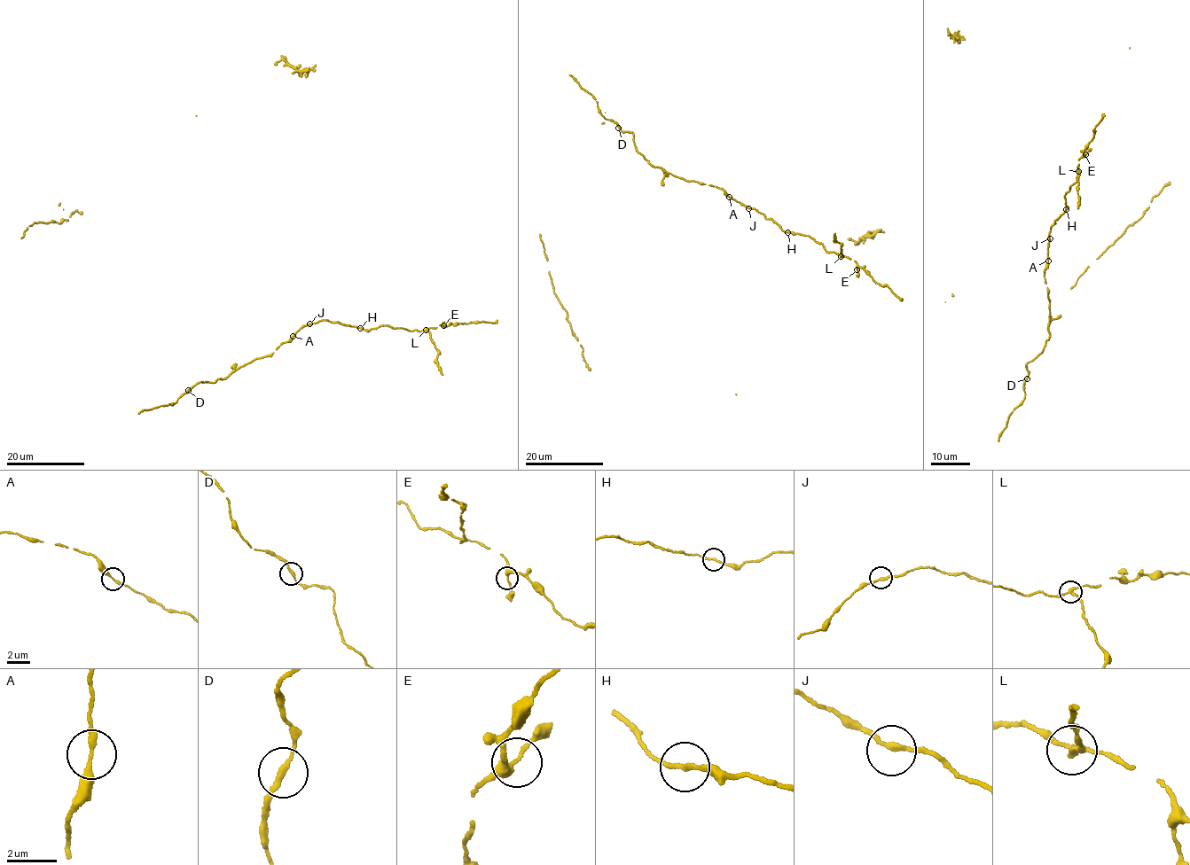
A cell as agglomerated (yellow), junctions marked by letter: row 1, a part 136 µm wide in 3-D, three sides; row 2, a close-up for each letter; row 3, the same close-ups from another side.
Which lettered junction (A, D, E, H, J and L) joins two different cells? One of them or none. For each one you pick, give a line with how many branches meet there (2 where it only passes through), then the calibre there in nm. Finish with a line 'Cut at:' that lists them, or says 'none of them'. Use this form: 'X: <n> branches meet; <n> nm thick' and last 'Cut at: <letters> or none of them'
L: 3 branches meet; 190 nm thick
Cut at: L

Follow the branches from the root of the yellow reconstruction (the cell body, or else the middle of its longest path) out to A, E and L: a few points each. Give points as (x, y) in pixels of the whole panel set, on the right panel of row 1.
A: (1050, 303), (1044, 276), (1048, 261)
E: (1050, 303), (1044, 276), (1048, 234), (1052, 224), (1065, 211), (1064, 195), (1077, 180), (1078, 160), (1085, 155)
L: (1050, 303), (1044, 276), (1048, 259), (1048, 234), (1052, 224), (1065, 211), (1064, 196), (1077, 180), (1078, 171)

